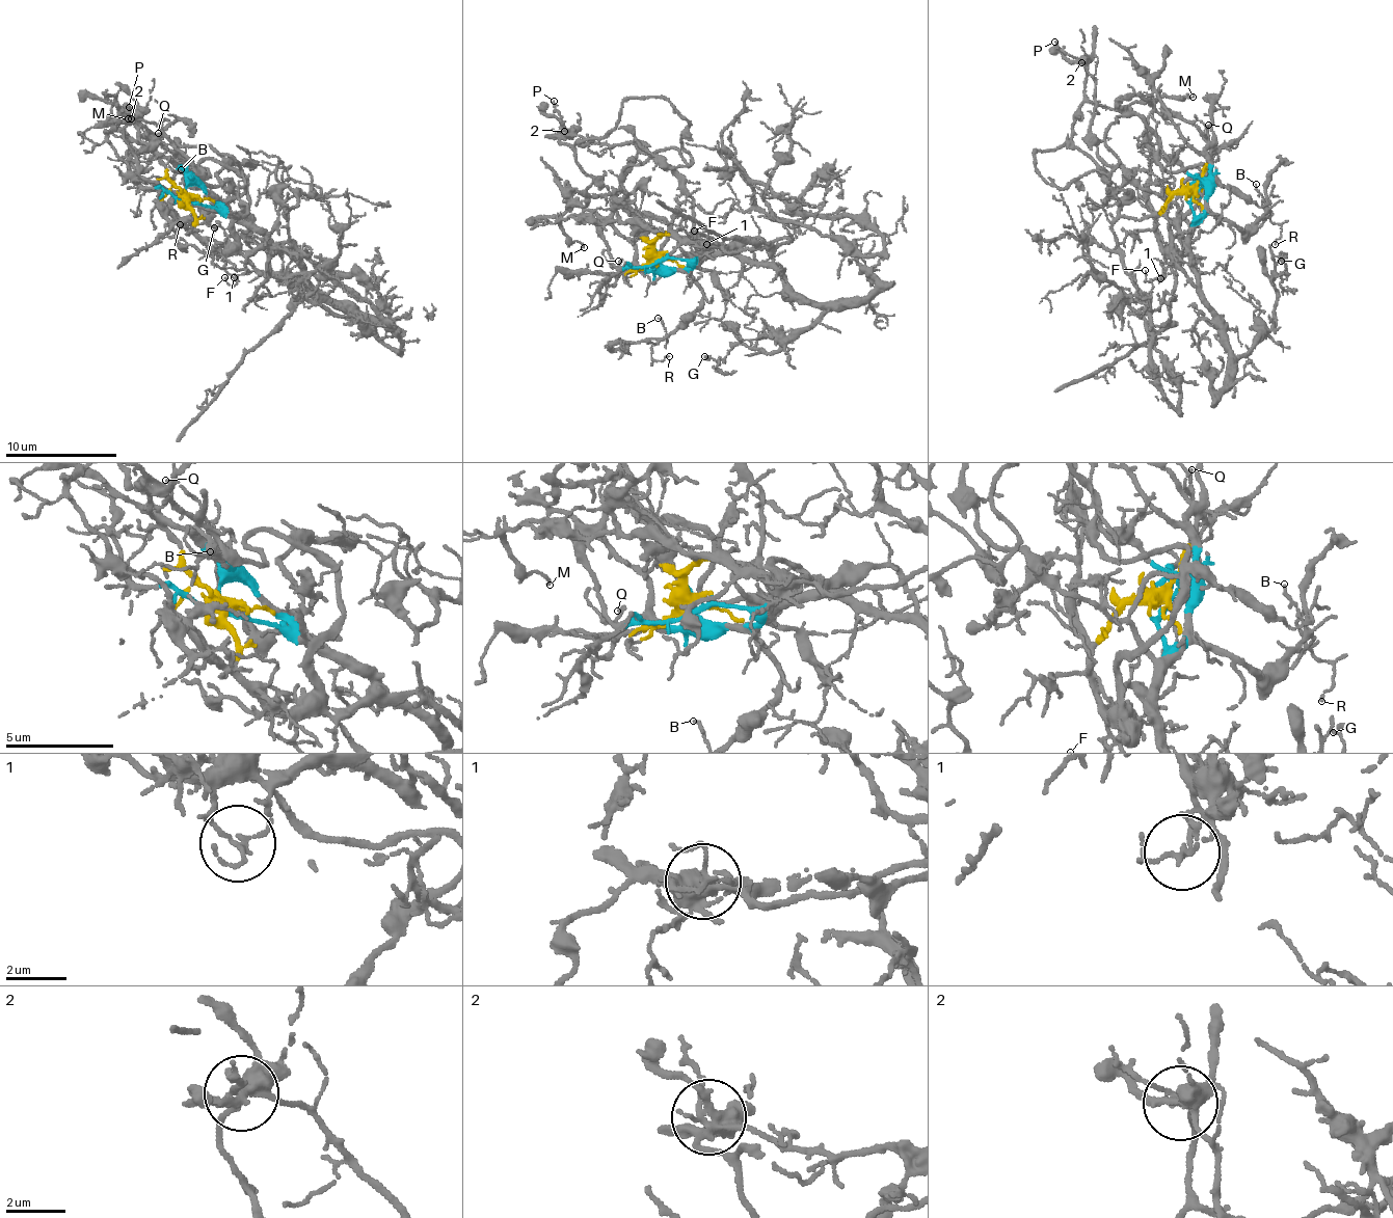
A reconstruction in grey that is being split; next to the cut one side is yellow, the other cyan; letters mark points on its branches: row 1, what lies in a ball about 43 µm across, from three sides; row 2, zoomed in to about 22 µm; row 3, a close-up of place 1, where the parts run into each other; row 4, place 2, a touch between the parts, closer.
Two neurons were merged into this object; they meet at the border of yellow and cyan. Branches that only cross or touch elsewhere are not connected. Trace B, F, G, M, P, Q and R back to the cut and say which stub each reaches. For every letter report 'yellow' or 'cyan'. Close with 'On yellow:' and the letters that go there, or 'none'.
B: cyan
F: yellow
G: cyan
M: yellow
P: cyan
Q: cyan
R: cyan
On yellow: F, M

